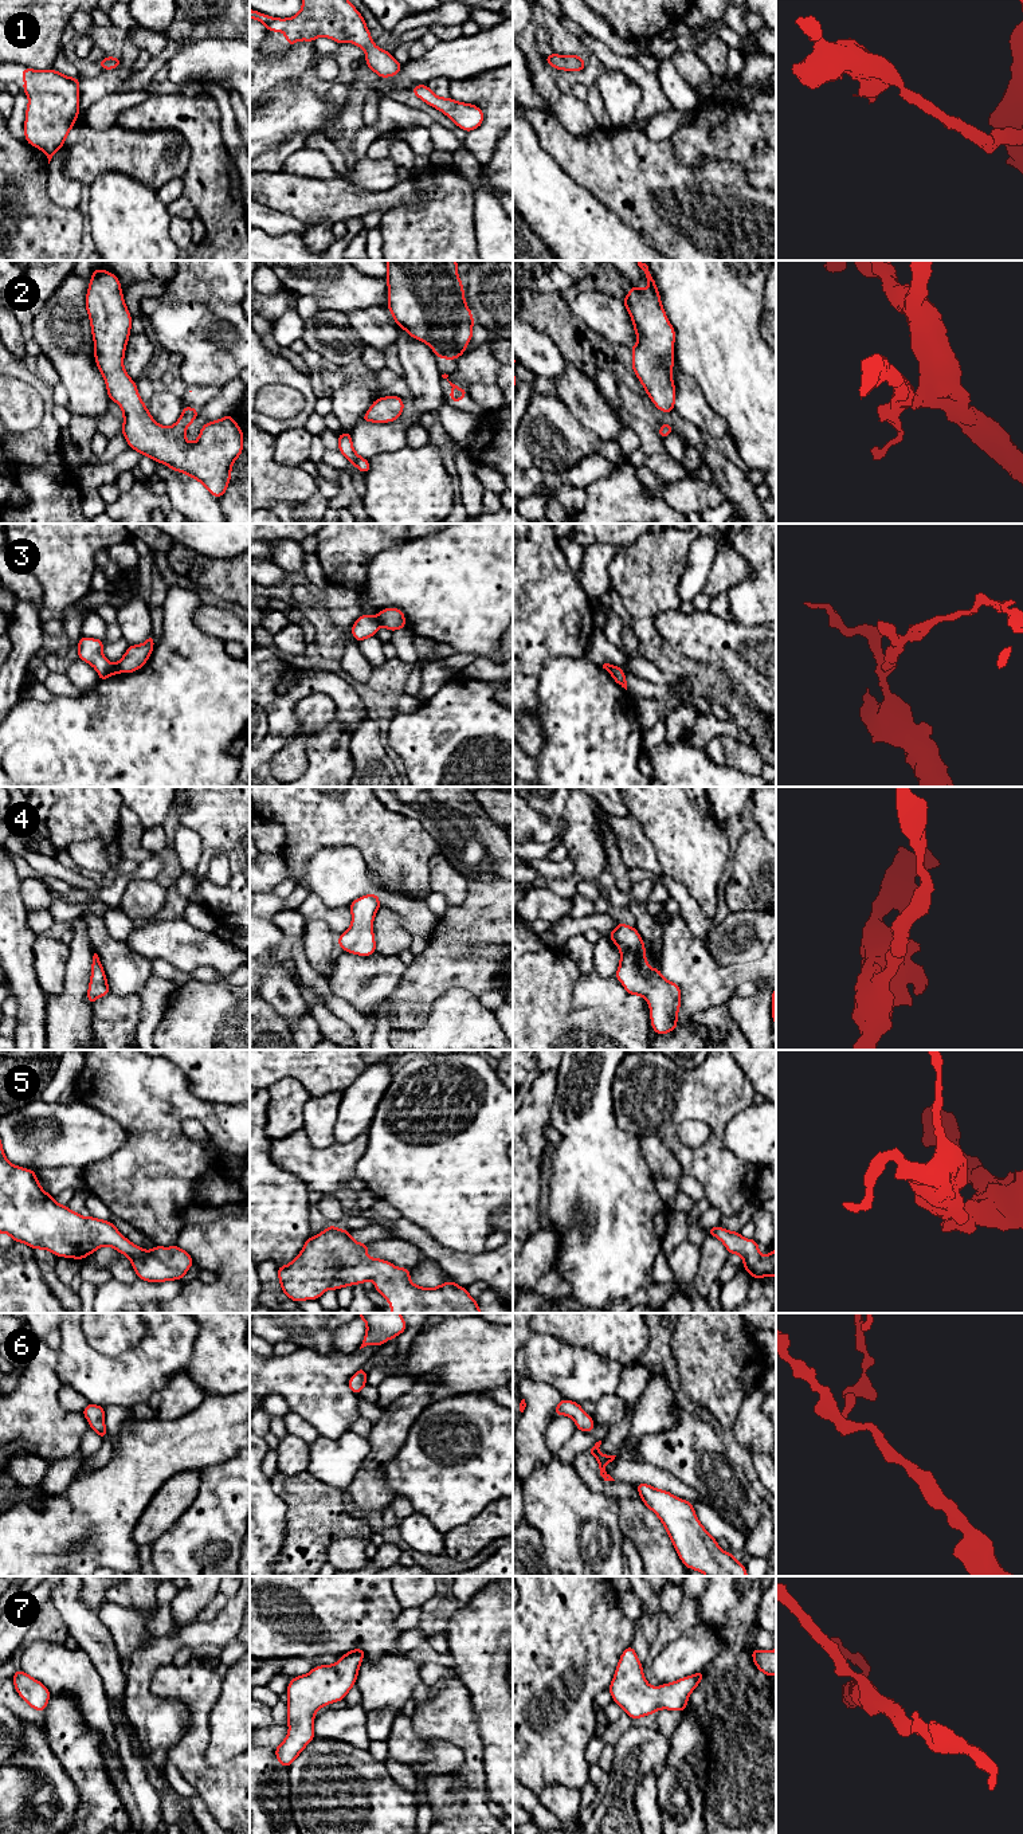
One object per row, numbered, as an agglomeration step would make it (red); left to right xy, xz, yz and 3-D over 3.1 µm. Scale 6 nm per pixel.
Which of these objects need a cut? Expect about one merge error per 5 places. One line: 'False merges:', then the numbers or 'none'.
False merges: 3

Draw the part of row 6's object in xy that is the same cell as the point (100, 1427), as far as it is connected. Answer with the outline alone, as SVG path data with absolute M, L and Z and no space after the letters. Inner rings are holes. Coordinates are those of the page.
M89 1403L82 1411L89 1420L90 1429L94 1430L102 1439L105 1439L107 1430L103 1422L105 1407Z

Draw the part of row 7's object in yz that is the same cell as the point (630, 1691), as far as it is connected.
M630 1645L620 1655L608 1690L612 1701L635 1720L650 1716L659 1709L683 1712L690 1693L698 1686L703 1676L702 1670L671 1684L654 1688L646 1681L643 1666Z

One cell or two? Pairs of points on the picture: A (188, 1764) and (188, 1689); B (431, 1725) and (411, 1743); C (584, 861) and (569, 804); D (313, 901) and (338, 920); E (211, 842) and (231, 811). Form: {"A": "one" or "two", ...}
{"A": "one", "B": "two", "C": "one", "D": "one", "E": "one"}

